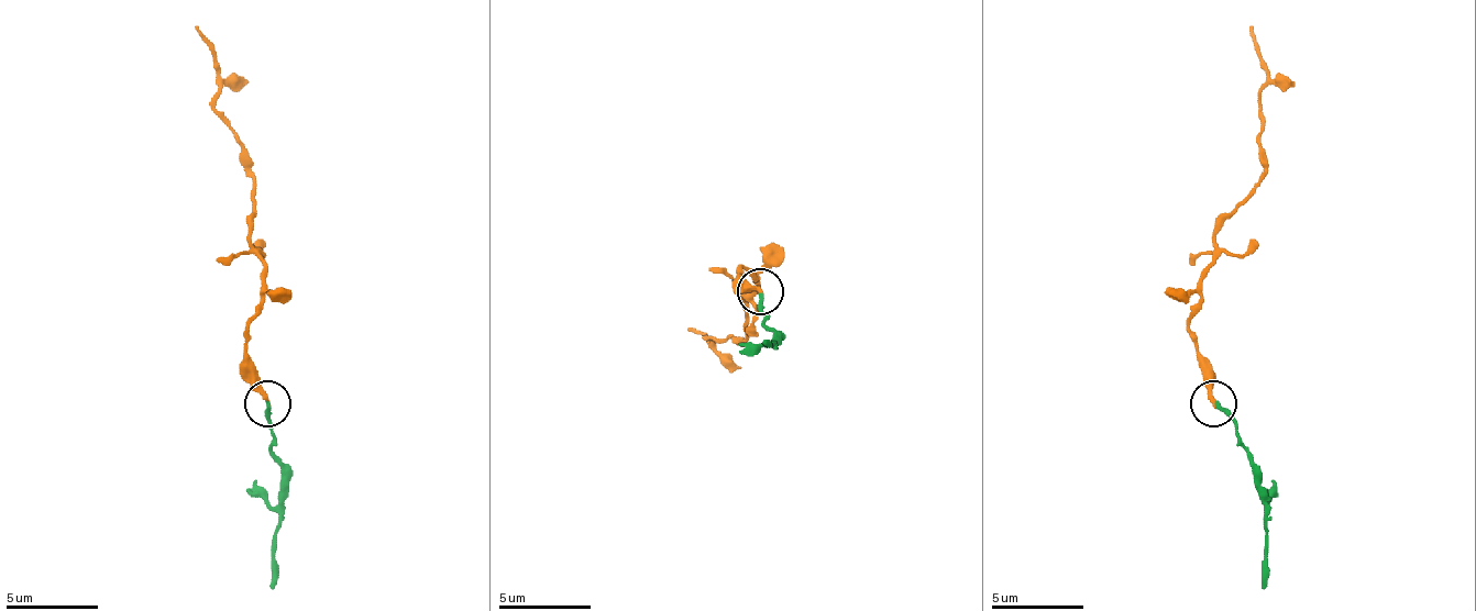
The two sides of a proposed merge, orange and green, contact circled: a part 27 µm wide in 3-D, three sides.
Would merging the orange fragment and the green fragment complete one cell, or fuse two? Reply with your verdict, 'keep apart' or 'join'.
join

